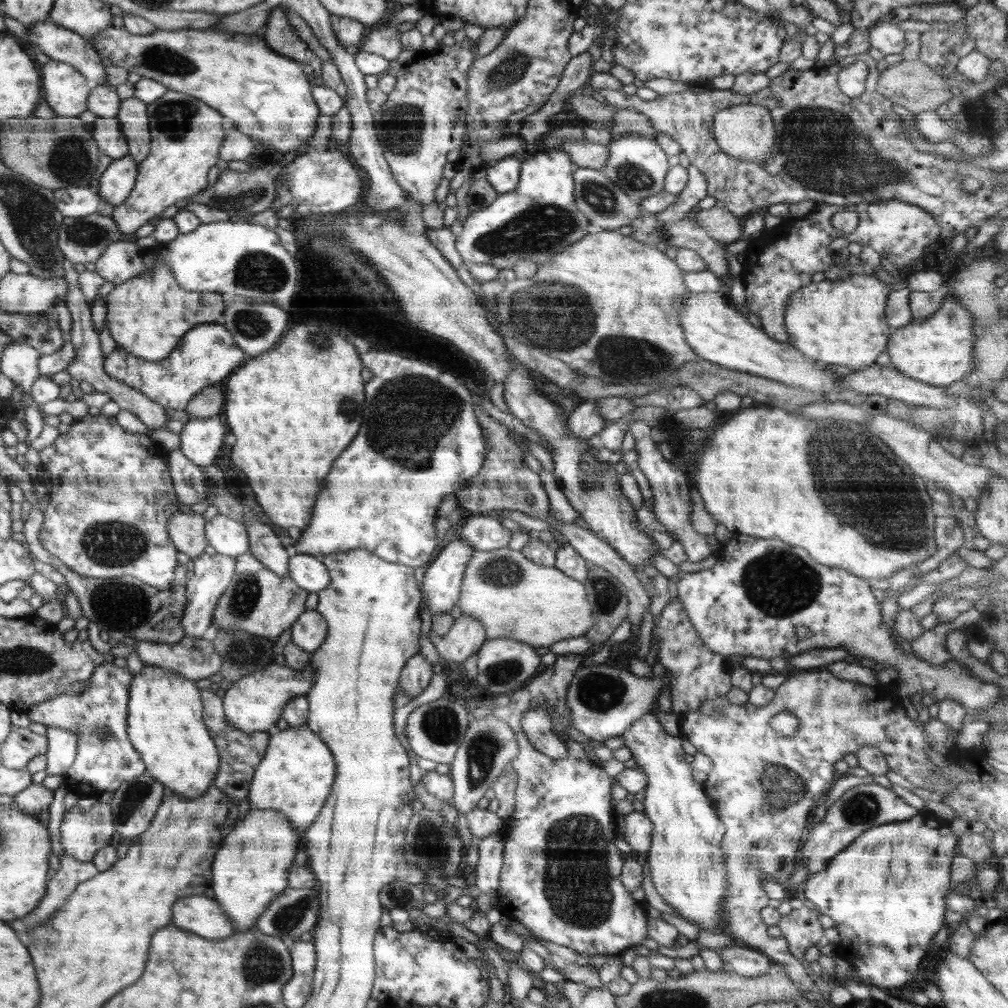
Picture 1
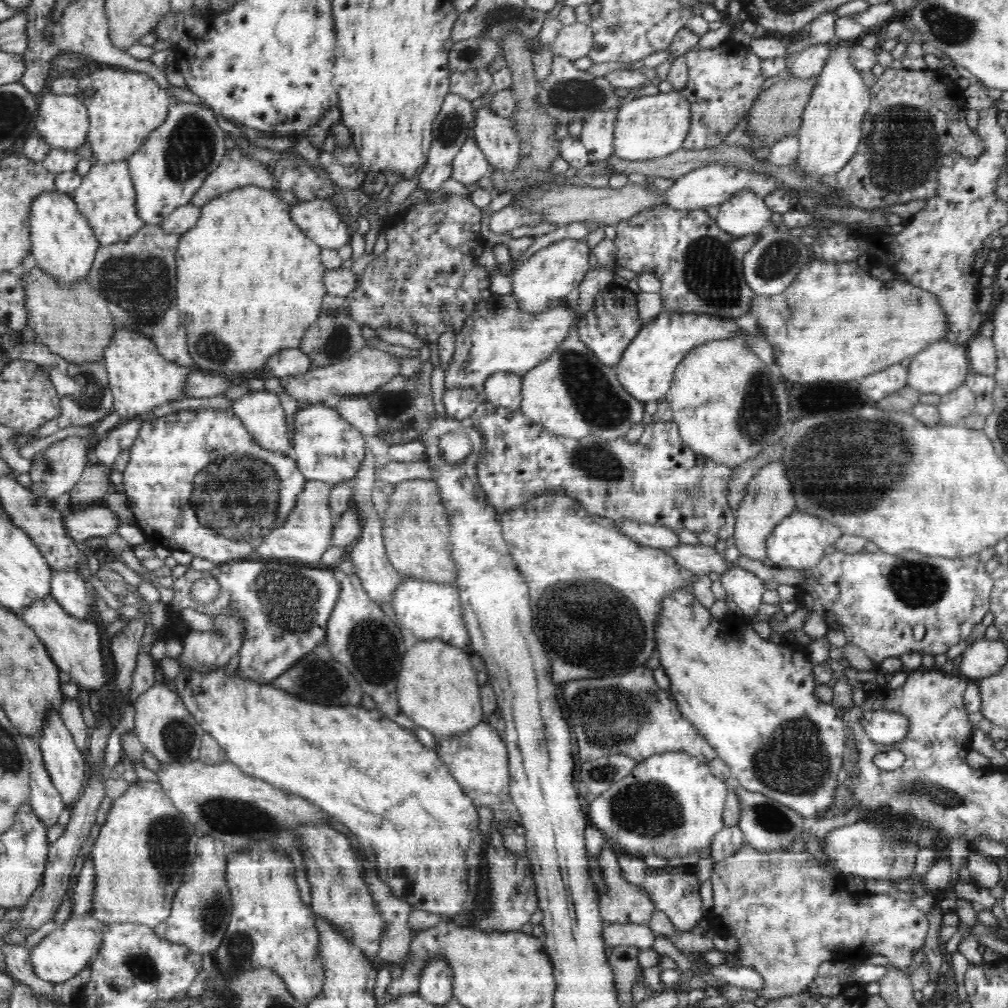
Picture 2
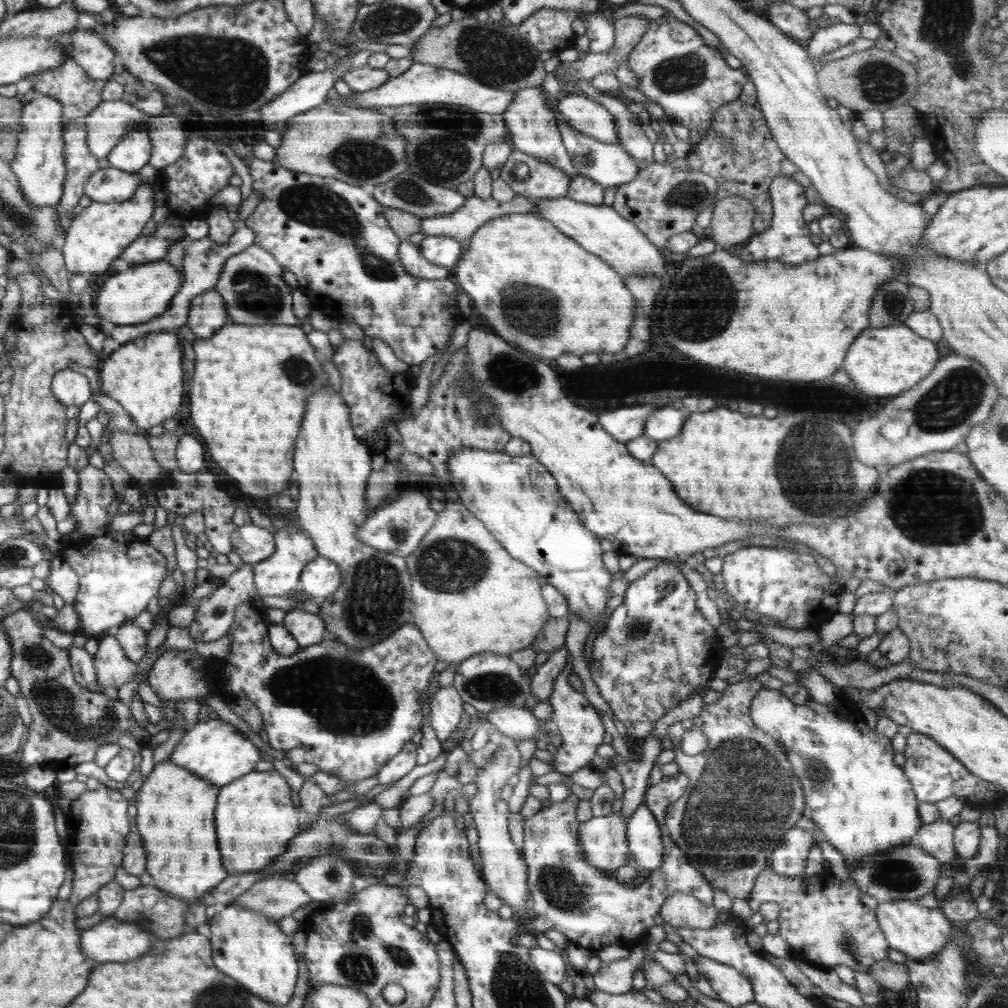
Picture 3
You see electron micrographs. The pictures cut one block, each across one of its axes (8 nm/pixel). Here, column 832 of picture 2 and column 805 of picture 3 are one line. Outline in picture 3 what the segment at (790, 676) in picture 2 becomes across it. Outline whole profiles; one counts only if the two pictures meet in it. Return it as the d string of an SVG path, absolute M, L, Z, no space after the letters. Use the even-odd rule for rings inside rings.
M764 687L753 698L750 716L764 734L778 742L779 750L788 757L790 768L804 791L808 817L824 833L825 841L840 851L847 861L886 852L915 840L923 823L911 783L904 775L903 768L894 763L891 740L876 731L870 731L853 694L842 689L842 697L832 704L820 704L812 700L796 704L786 698L781 690Z

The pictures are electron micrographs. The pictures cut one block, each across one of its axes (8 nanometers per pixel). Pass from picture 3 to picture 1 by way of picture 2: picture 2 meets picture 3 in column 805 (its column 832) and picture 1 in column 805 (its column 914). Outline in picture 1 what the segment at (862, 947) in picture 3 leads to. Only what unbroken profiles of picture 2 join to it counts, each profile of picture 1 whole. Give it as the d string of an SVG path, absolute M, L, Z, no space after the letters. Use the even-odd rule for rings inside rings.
M803 905L800 909L794 909L790 914L782 916L777 923L781 937L789 944L789 951L799 961L803 961L808 948L824 941L824 929L818 921L818 915L818 910L813 911Z

